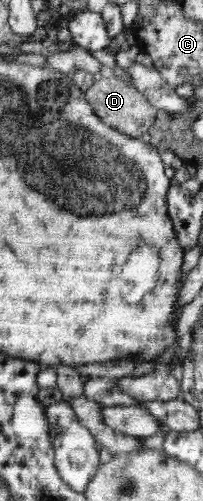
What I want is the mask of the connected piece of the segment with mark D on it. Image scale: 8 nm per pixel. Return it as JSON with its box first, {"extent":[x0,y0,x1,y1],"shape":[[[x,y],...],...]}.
{"extent":[86,76,158,138],"shape":[[[112,76],[112,78],[102,77],[95,80],[93,84],[86,90],[86,100],[90,103],[92,110],[102,122],[106,122],[108,126],[112,126],[118,132],[126,132],[128,136],[138,138],[140,134],[144,134],[148,128],[154,124],[158,109],[150,104],[150,101],[132,83],[126,82]]]}

